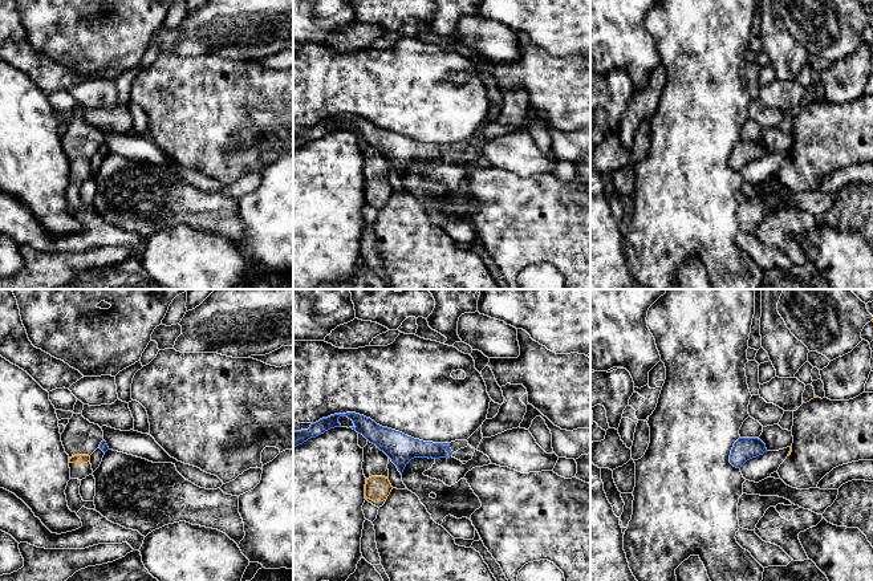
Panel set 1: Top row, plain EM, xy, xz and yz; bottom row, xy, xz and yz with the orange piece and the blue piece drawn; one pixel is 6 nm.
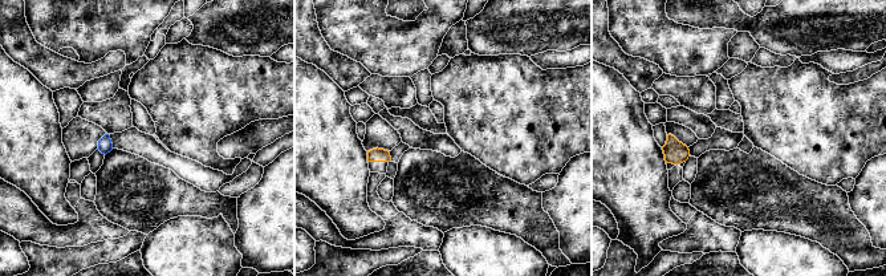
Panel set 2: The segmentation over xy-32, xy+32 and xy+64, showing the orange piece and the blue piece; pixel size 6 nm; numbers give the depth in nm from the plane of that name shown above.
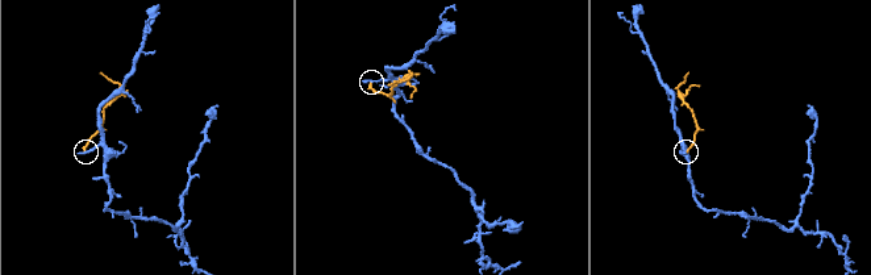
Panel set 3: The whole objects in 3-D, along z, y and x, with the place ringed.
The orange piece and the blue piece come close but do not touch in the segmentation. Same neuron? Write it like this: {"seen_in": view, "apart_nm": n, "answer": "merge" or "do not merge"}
{"seen_in": "xy", "apart_nm": 90, "answer": "do not merge"}

